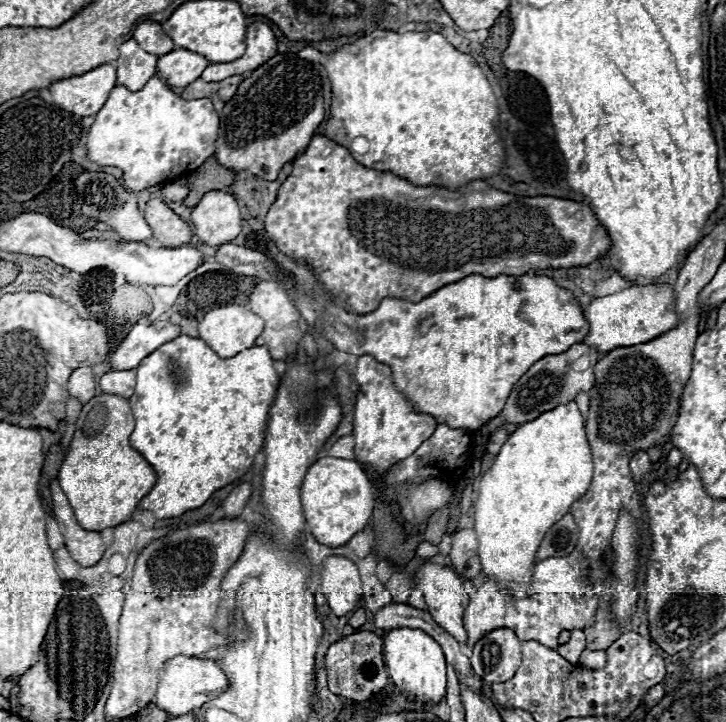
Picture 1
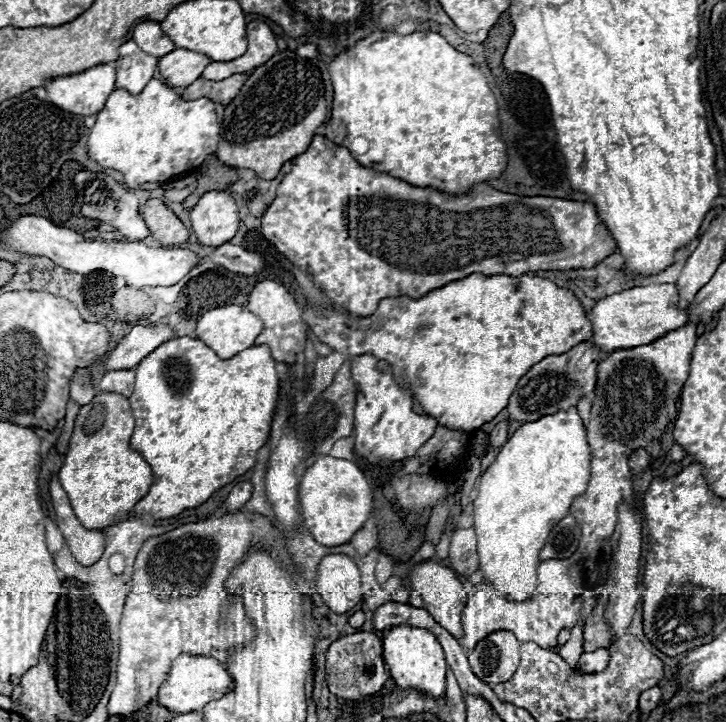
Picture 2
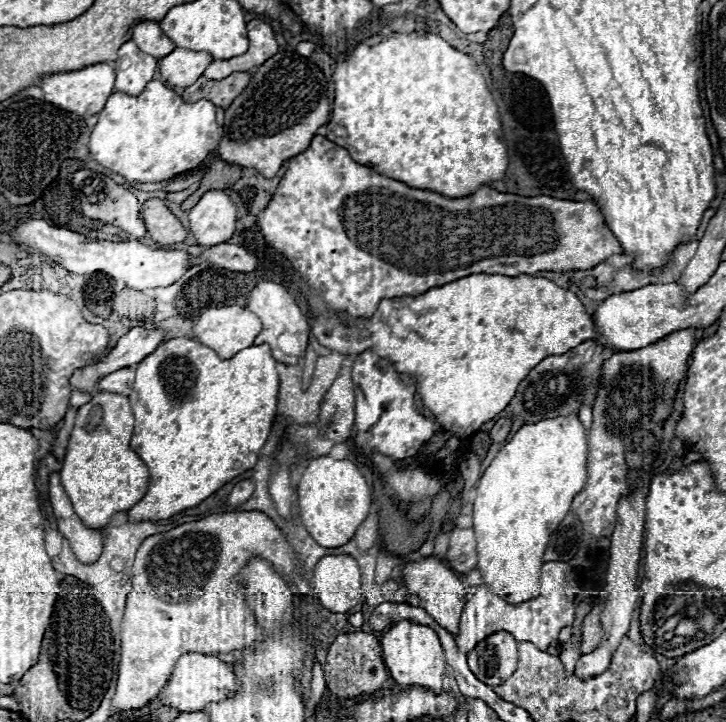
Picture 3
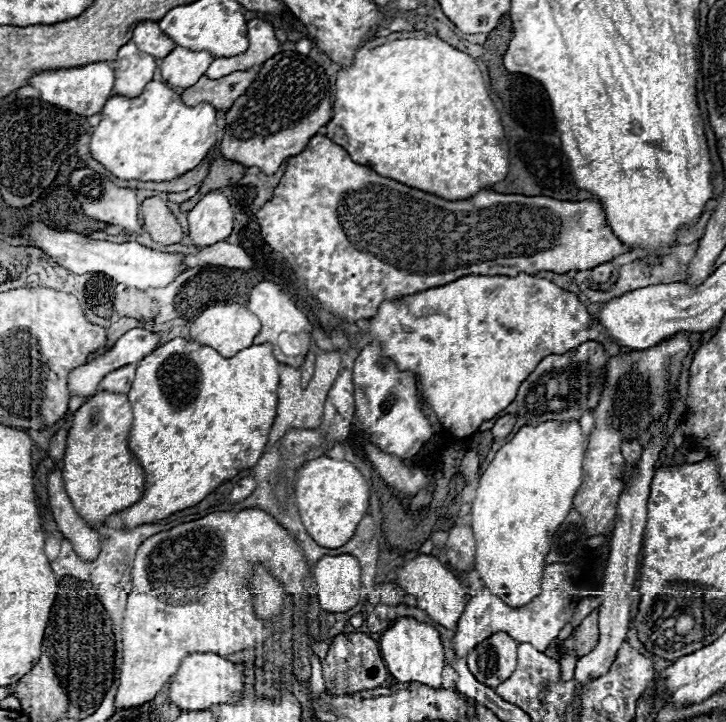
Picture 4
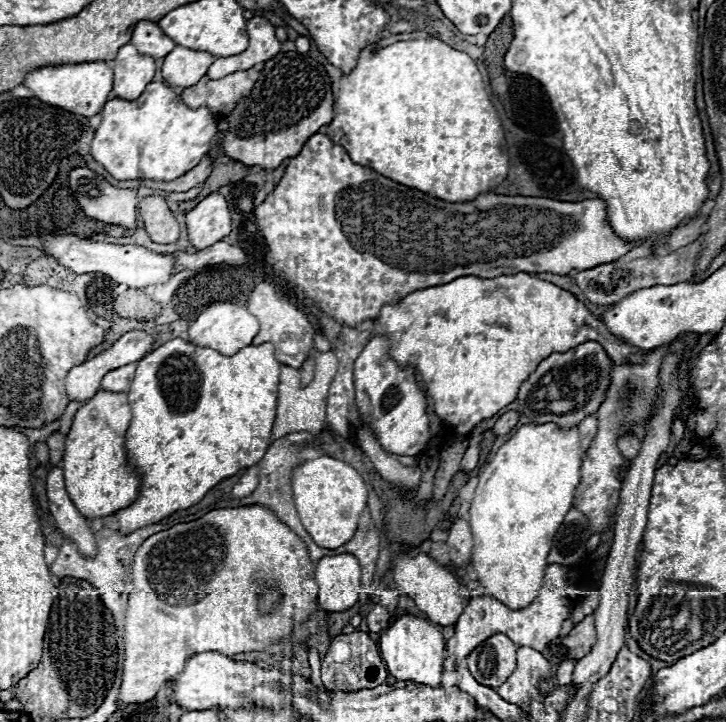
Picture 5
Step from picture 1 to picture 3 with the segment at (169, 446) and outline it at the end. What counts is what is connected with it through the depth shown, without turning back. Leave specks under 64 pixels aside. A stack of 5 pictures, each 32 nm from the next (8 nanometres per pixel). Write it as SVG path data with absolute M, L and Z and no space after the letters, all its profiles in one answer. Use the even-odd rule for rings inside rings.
M172 338L146 356L136 370L130 404L134 410L134 430L130 448L140 456L150 472L146 496L126 512L126 520L146 522L164 520L186 508L198 506L220 486L238 474L254 468L258 454L268 440L278 406L278 372L268 344L250 346L224 360L212 348L192 338Z

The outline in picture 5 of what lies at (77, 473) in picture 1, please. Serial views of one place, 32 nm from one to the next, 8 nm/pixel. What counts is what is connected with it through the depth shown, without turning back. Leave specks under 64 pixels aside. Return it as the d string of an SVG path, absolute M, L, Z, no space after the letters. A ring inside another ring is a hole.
M100 390L74 416L64 442L64 480L68 496L86 518L102 518L128 508L138 498L140 478L126 460L126 430L130 426L130 406L124 392Z

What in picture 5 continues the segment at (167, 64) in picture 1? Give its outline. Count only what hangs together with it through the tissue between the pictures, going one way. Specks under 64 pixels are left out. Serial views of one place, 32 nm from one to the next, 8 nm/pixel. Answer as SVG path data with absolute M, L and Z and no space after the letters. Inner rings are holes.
M176 46L162 64L162 76L170 86L194 86L202 76L206 76L210 64L216 58L208 52L190 50L184 46Z

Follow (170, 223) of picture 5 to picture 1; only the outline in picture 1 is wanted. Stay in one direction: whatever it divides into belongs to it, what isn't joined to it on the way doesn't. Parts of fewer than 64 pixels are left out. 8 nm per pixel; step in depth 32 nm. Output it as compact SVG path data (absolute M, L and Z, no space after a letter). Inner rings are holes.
M160 198L148 200L144 206L144 218L154 232L154 238L162 246L182 246L192 238L192 228L180 220Z

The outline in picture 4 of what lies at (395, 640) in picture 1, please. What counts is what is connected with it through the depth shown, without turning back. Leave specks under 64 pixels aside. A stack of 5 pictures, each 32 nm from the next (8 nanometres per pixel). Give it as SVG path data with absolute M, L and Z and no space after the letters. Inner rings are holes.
M410 616L400 618L380 636L380 652L388 666L388 672L398 682L420 682L430 688L440 688L444 668L444 646L438 628Z

